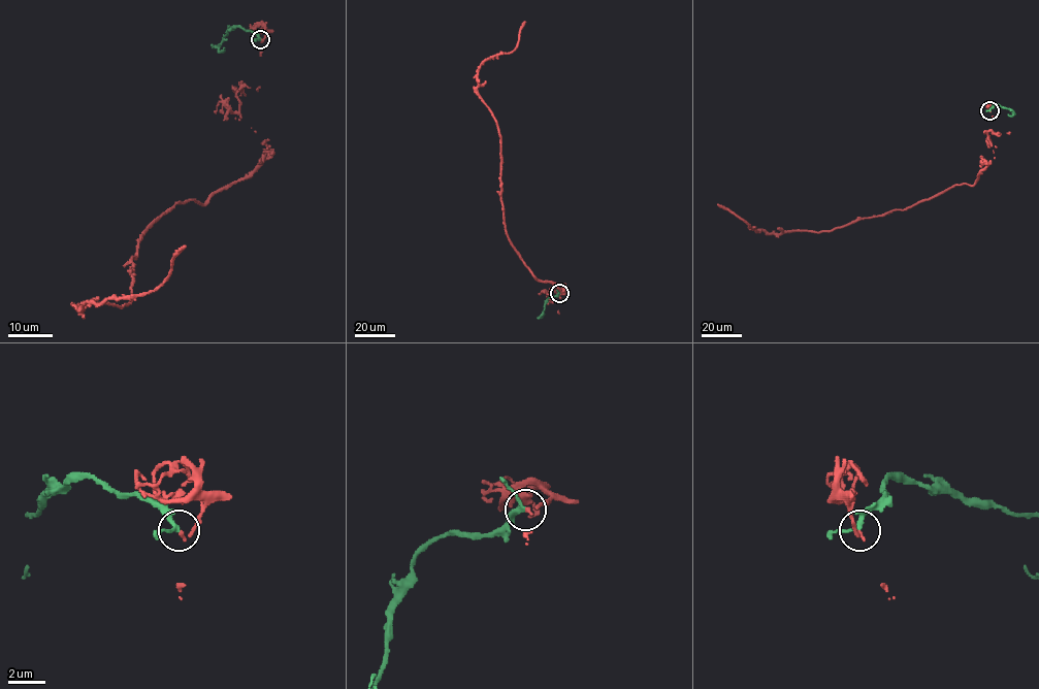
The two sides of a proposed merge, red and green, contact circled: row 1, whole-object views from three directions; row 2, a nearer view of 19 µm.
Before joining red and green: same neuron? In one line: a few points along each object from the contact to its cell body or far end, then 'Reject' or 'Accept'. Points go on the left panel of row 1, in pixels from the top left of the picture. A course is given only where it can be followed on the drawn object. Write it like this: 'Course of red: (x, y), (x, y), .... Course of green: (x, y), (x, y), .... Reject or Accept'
Course of red: (261, 38), (236, 98), (264, 158), (142, 234), (128, 304), (79, 312), (154, 291), (185, 245). Course of green: (260, 38), (251, 31), (234, 27), (223, 36), (220, 51), (224, 47). Accept

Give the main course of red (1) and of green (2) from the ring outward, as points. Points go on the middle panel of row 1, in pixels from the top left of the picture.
1: (559, 293), (534, 276), (506, 231), (500, 135), (477, 91), (481, 64), (511, 53), (525, 21)
2: (559, 293), (548, 298), (543, 312)

